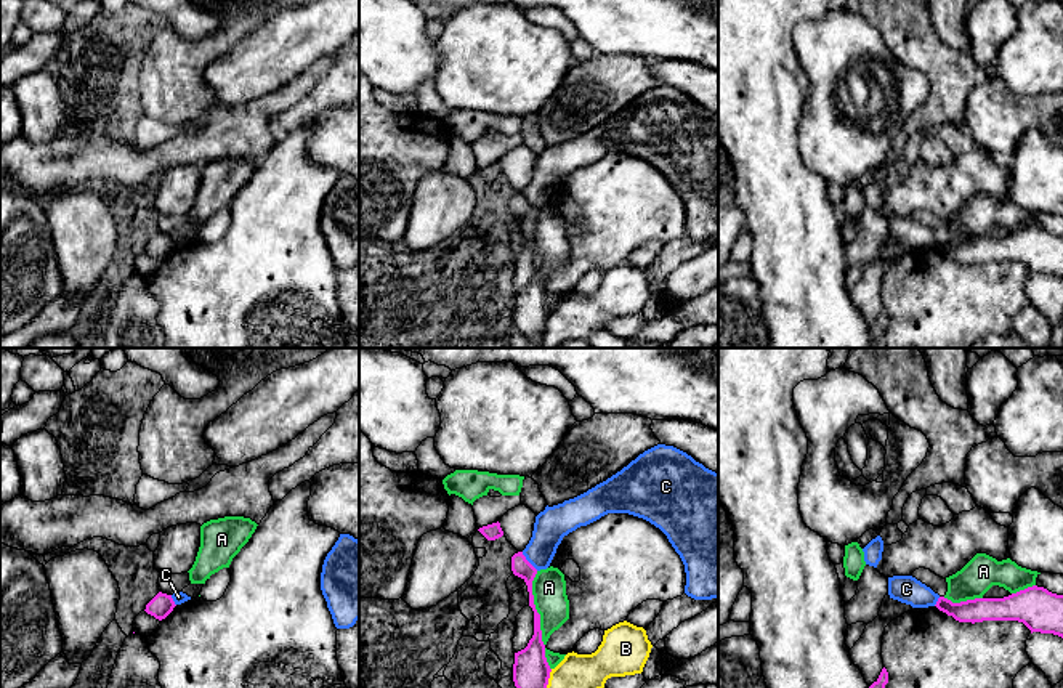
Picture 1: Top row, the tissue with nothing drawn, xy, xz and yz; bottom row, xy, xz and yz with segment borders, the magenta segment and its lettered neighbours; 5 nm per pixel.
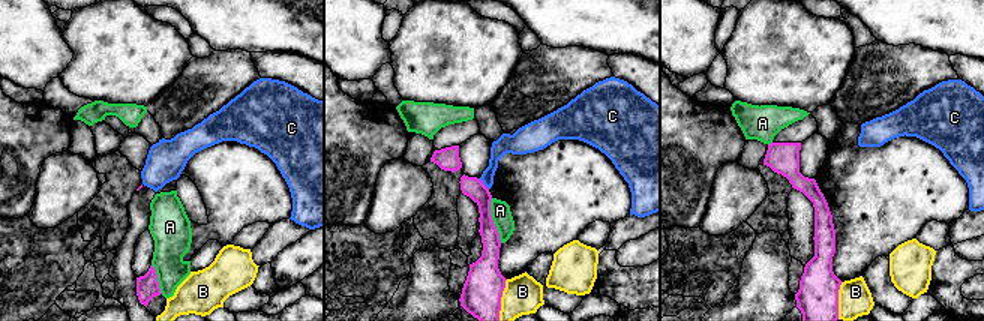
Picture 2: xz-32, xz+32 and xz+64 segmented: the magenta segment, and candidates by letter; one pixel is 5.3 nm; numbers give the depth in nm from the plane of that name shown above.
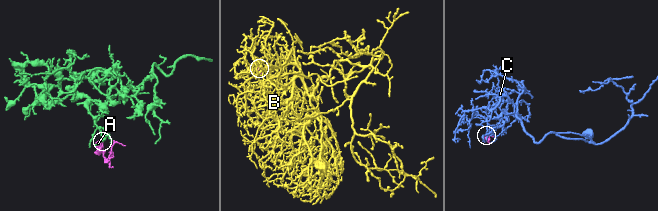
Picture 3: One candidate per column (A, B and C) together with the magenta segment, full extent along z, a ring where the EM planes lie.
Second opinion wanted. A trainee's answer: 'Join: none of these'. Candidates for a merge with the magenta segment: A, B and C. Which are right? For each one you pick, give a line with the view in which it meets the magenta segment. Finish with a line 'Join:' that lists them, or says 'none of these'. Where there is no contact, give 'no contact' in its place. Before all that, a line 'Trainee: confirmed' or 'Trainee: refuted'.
Trainee: confirmed
Join: none of these

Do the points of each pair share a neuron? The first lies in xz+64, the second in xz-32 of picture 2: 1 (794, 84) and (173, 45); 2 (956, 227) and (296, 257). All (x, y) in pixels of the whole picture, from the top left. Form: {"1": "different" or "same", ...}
{"1": "same", "2": "different"}

